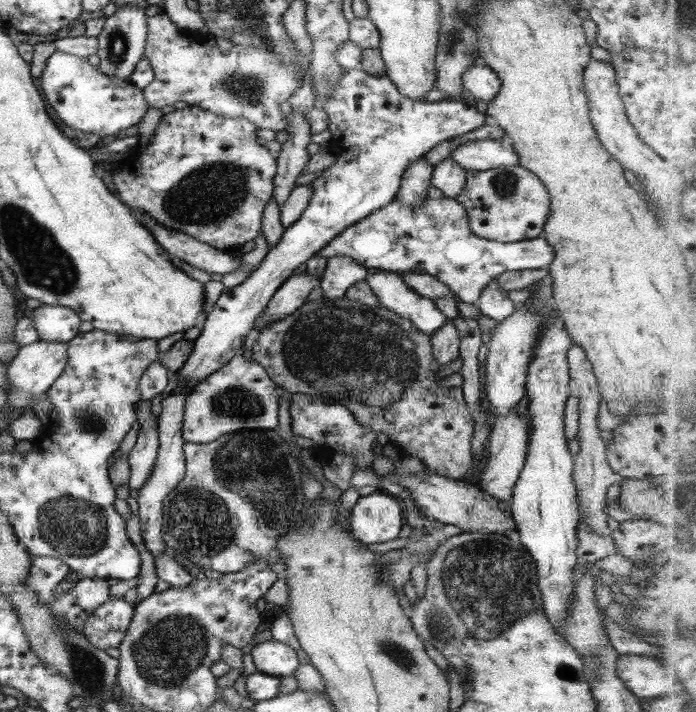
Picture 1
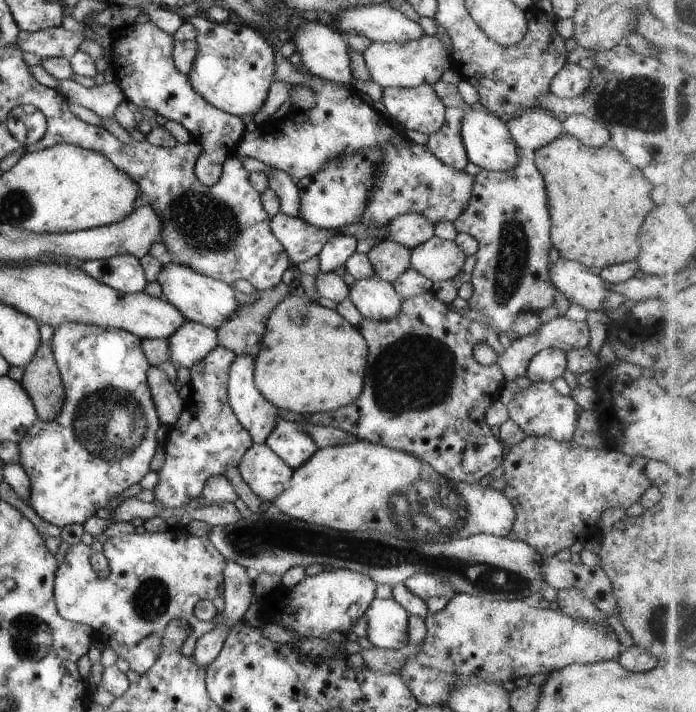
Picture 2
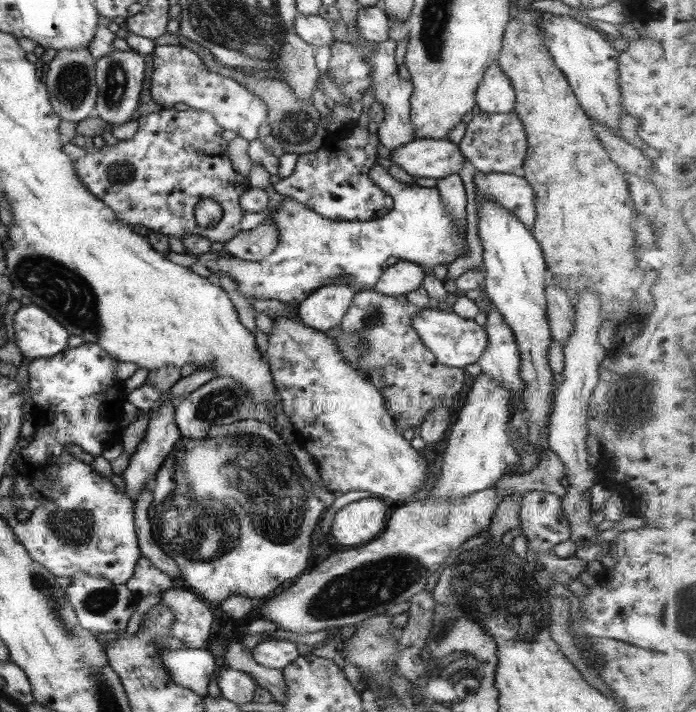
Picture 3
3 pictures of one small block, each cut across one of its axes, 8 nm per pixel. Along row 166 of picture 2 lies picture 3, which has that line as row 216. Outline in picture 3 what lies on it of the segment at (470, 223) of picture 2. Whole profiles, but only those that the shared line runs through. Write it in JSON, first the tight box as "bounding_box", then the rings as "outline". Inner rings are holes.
{"bounding_box":[473,171,537,228],"outline":[[[476,171],[473,181],[477,198],[498,203],[525,224],[526,228],[533,228],[537,217],[535,194],[524,177],[514,173]]]}

